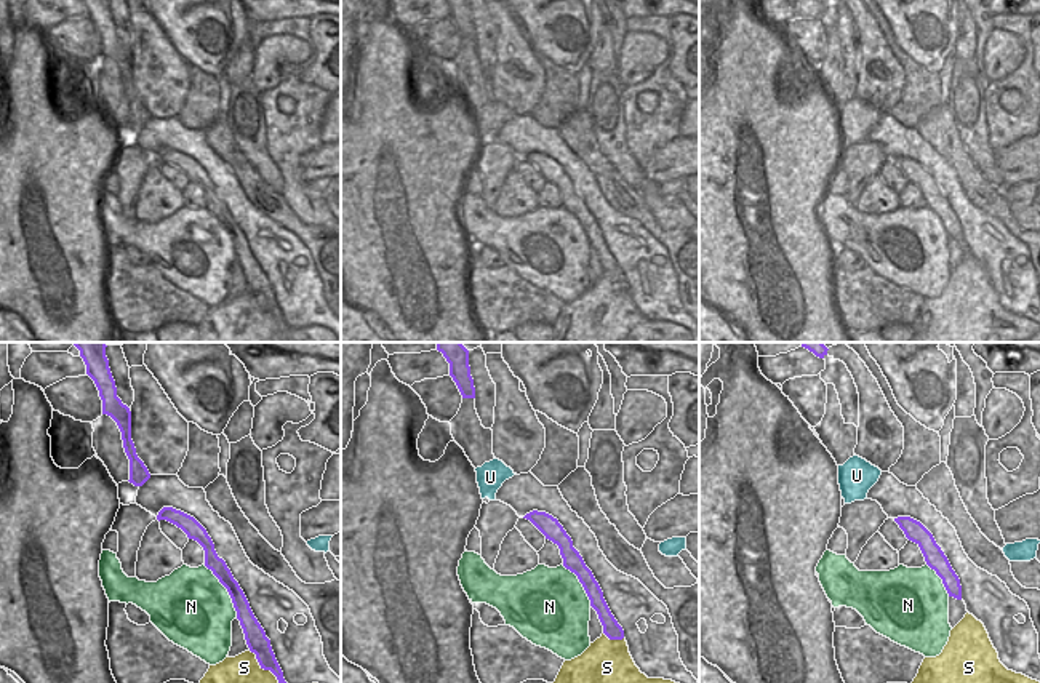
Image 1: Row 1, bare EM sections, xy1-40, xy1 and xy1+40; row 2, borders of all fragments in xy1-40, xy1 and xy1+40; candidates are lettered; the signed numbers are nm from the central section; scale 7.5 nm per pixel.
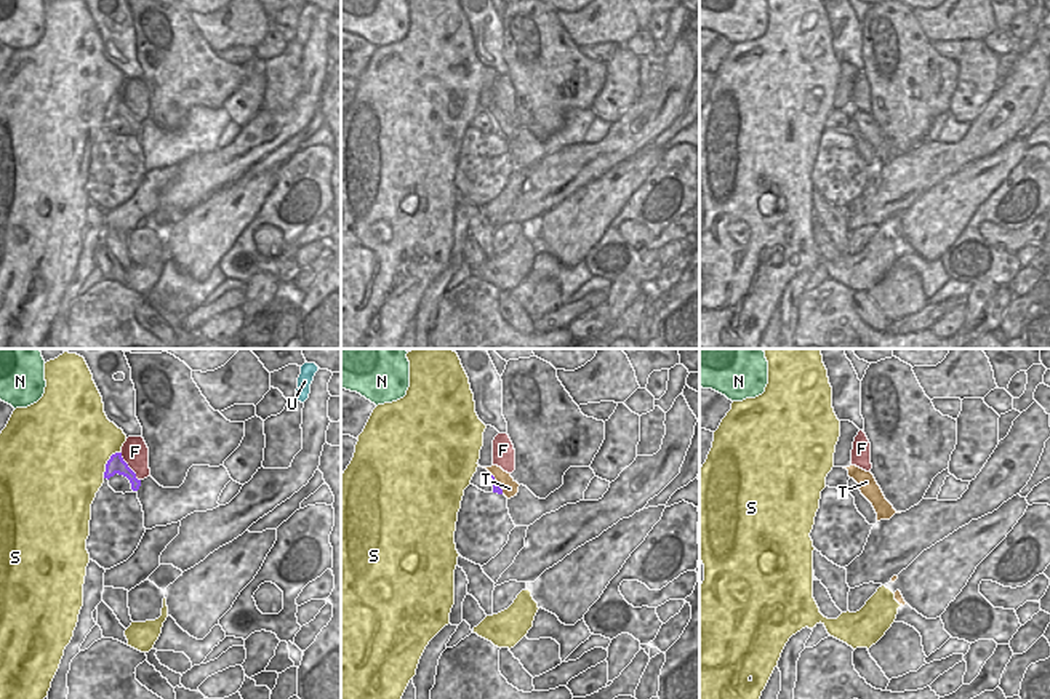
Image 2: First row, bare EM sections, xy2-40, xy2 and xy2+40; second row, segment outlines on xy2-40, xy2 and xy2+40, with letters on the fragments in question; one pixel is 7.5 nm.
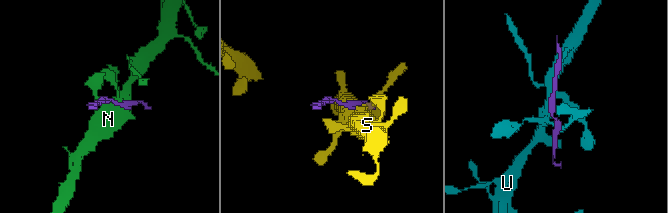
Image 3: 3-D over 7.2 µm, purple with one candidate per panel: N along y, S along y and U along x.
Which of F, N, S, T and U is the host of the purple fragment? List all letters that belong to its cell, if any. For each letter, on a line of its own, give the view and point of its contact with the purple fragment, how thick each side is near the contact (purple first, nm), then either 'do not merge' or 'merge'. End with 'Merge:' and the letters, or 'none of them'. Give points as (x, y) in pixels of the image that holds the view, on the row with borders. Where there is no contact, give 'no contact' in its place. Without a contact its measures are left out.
F: xy2-40 (127, 466) | 140/200 nm | do not merge
N: xy1-40 (228, 591) | 120/500 nm | do not merge
S: xy1-40 (263, 667) | 160/220 nm | do not merge
T: xy2 (498, 483) | 70/120 nm | merge
U: no contact | do not merge
Merge: T

